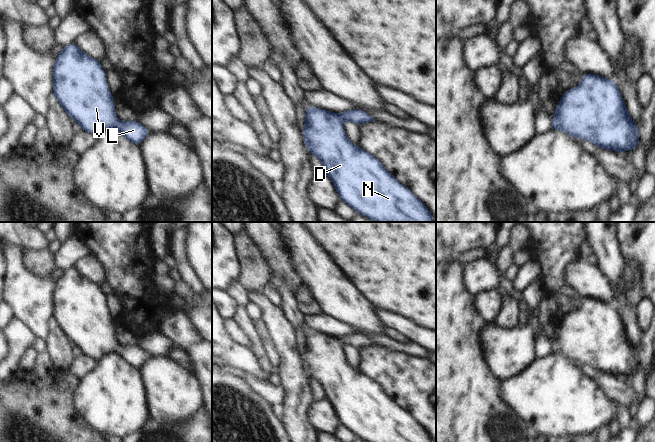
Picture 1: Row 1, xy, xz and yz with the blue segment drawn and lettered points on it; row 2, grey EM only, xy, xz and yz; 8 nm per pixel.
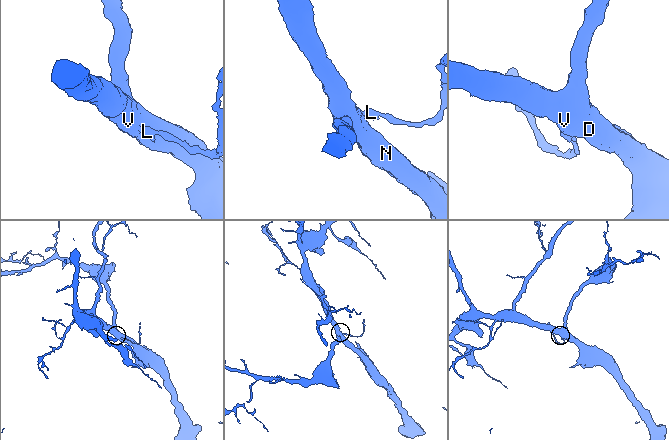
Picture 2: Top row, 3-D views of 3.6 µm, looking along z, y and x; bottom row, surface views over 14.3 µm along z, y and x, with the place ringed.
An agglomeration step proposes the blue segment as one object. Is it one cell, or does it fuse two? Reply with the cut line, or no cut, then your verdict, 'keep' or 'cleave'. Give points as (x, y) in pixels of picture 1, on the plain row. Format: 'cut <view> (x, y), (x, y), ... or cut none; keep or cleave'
cut none; keep

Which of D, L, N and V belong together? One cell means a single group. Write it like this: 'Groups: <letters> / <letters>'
Groups: D L N V.

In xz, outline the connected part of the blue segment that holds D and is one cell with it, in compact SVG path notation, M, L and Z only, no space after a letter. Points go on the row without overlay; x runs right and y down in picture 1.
M307 330L305 332L305 351L302 360L307 374L322 386L326 399L336 412L339 423L352 431L358 438L367 442L433 442L427 431L409 413L393 401L373 379L352 368L343 353L344 345L352 345L357 350L374 345L373 341L361 333L349 334L340 338L325 335L320 332Z

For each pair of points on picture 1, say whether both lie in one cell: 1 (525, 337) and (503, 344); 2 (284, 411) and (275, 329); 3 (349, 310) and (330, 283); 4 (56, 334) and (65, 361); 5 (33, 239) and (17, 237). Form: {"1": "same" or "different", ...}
{"1": "same", "2": "same", "3": "same", "4": "same", "5": "same"}

